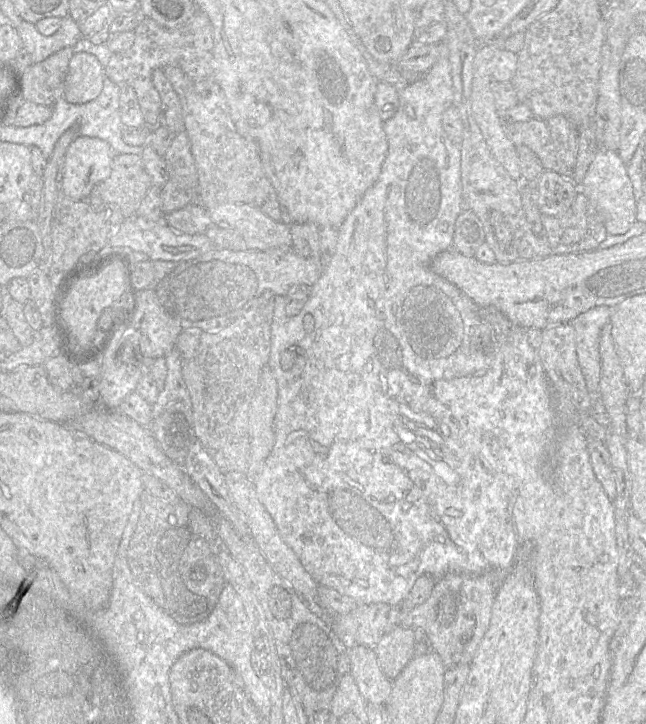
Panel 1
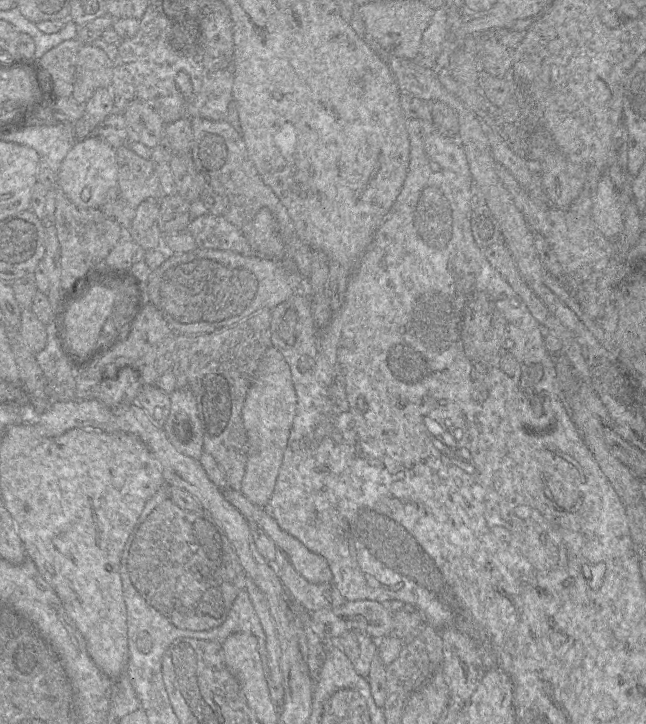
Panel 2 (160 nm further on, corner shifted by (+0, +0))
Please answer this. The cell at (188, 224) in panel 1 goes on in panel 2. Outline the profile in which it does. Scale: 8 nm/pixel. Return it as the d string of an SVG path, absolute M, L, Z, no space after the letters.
M210 213L199 216L189 223L187 230L198 248L252 254L251 246L242 231L221 216Z

